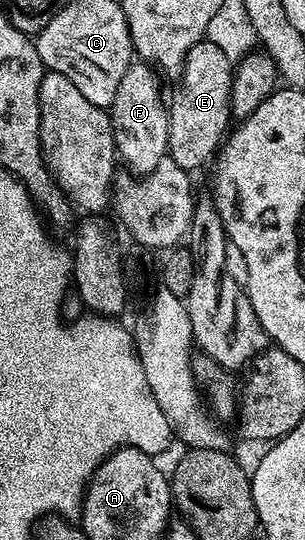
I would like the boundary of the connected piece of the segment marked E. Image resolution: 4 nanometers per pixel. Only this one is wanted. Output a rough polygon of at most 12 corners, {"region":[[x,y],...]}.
{"region":[[187,53],[168,104],[167,157],[196,173],[230,130],[234,60]]}

